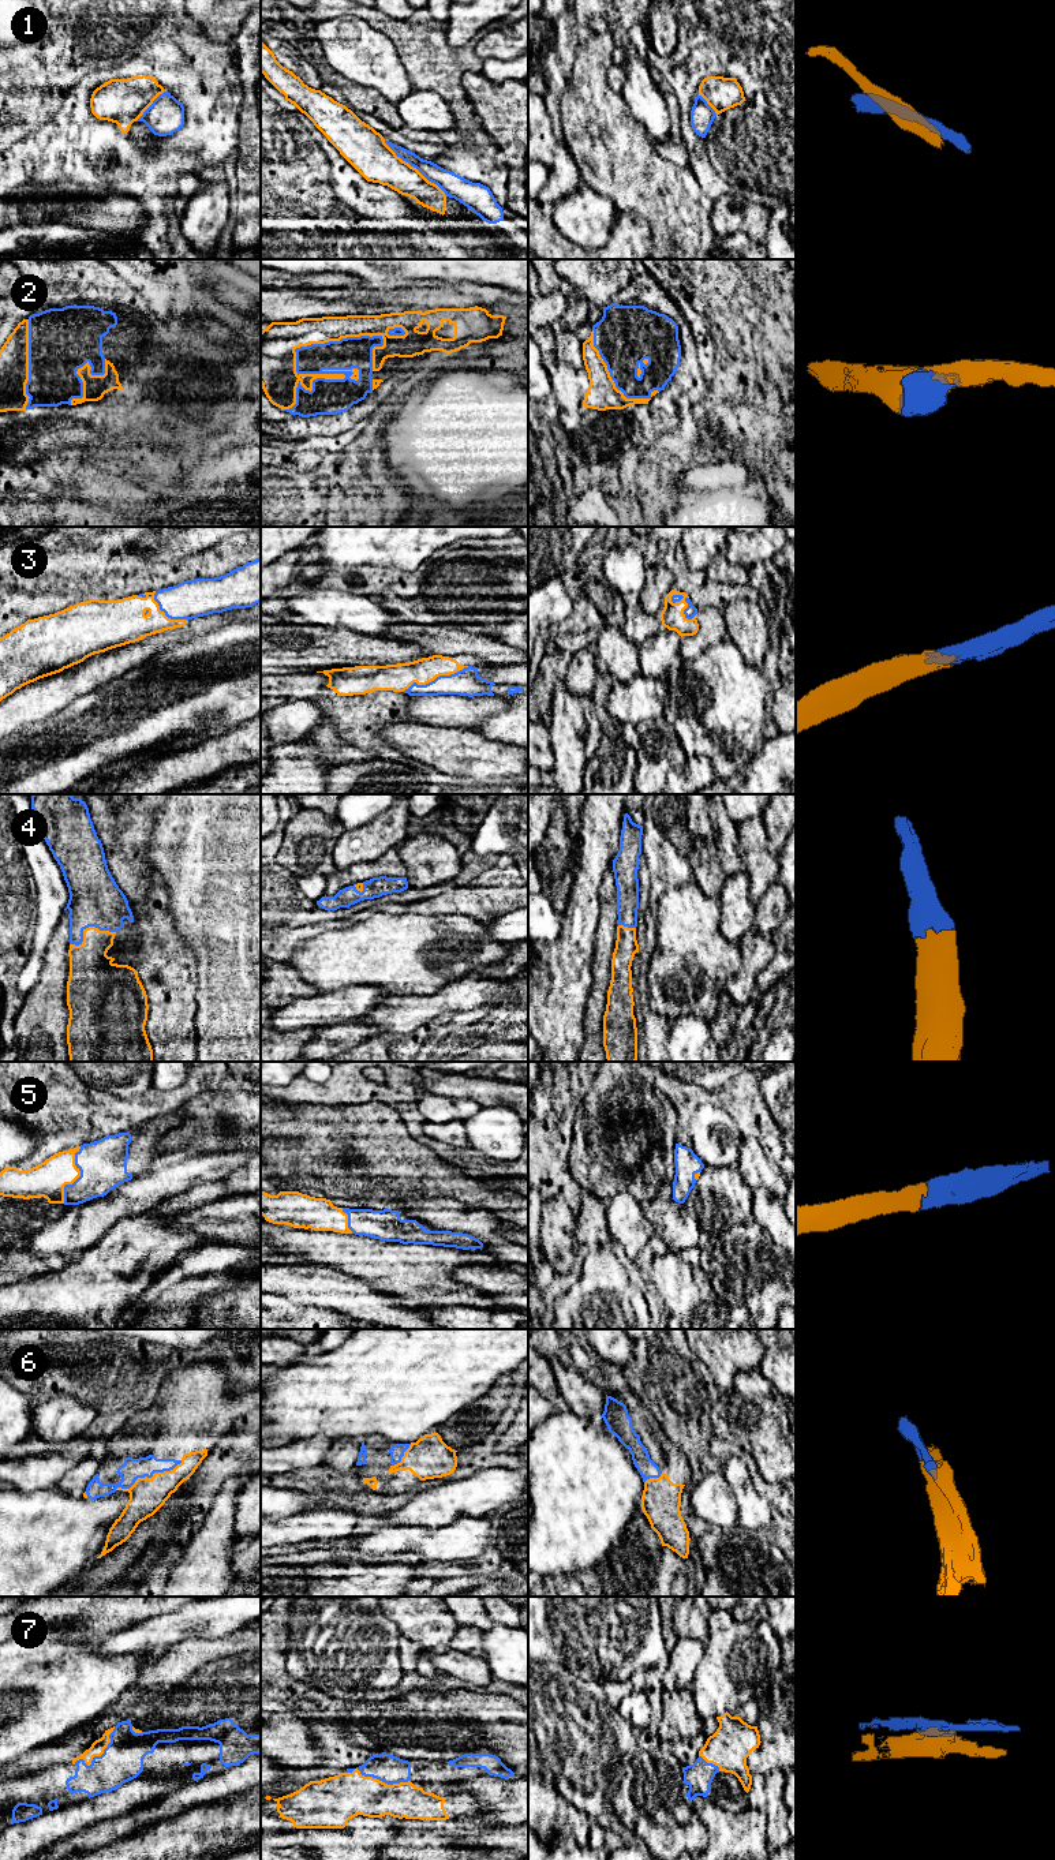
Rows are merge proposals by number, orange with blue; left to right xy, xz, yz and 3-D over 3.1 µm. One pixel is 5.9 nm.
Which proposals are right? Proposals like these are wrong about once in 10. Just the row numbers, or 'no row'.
1, 2, 3, 4, 5, 6, 7

